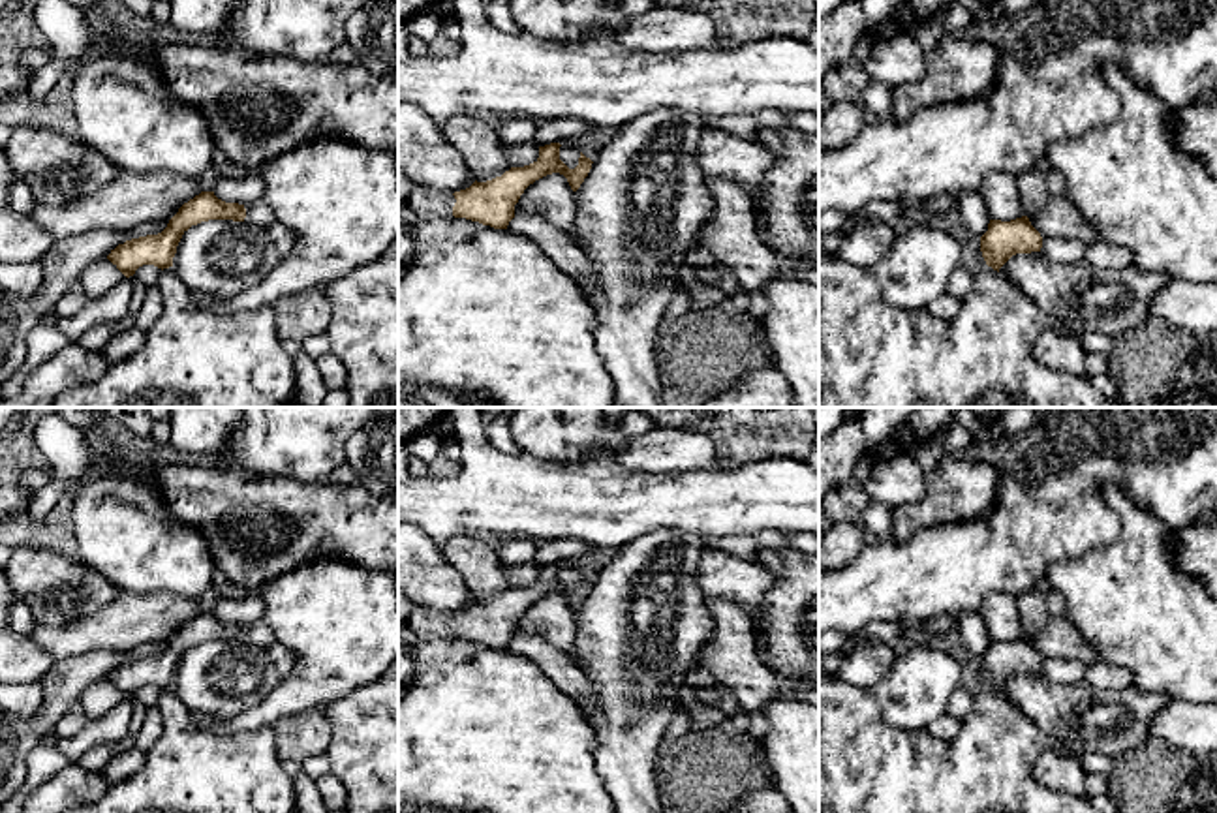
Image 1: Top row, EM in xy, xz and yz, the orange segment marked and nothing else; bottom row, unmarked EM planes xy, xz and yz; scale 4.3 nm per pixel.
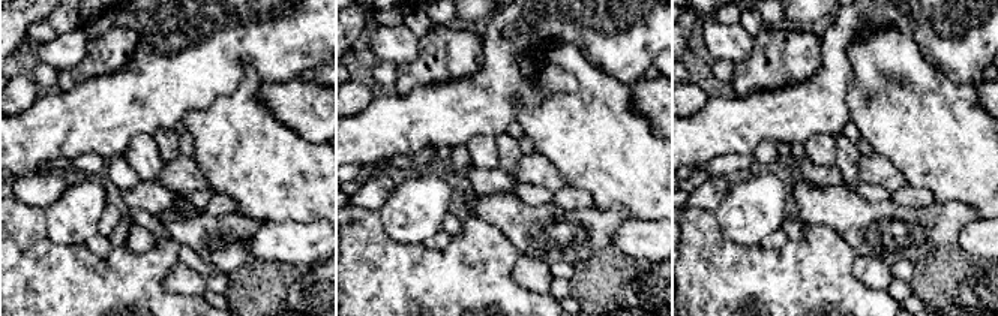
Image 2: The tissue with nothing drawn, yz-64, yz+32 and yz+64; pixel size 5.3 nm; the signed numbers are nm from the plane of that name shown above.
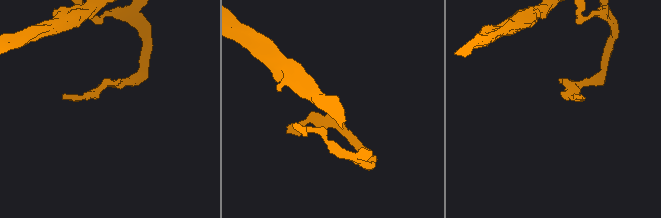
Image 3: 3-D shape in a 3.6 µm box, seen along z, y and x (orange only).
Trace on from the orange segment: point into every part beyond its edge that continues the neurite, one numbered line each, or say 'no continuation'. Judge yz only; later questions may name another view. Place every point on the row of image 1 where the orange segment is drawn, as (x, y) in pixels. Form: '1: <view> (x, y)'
no continuation

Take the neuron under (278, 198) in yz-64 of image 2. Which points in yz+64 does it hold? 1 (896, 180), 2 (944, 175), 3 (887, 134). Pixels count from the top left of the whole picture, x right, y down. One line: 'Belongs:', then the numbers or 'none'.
Belongs: 2, 3

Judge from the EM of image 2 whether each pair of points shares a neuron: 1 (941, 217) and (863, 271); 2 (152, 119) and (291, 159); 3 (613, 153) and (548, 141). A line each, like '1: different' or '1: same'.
1: different
2: different
3: same

